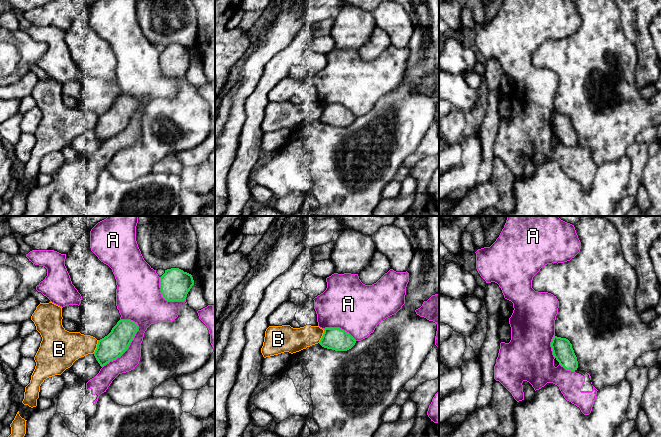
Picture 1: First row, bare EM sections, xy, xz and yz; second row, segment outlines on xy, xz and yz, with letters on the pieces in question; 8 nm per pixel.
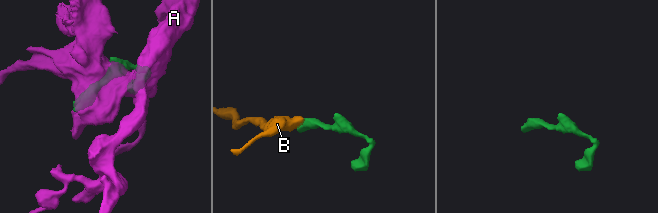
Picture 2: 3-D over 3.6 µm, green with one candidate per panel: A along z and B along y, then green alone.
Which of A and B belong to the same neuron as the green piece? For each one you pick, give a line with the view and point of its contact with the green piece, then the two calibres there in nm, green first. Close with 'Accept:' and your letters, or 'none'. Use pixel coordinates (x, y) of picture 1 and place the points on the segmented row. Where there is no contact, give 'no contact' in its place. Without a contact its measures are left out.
Accept: none

